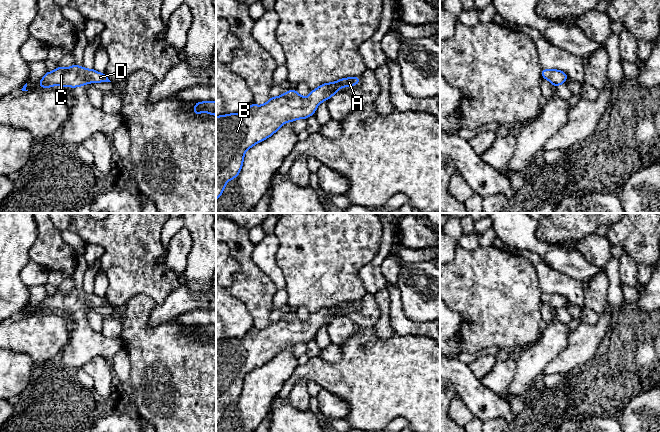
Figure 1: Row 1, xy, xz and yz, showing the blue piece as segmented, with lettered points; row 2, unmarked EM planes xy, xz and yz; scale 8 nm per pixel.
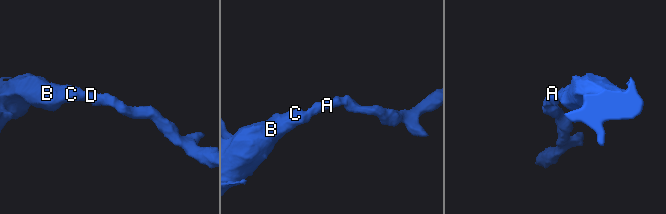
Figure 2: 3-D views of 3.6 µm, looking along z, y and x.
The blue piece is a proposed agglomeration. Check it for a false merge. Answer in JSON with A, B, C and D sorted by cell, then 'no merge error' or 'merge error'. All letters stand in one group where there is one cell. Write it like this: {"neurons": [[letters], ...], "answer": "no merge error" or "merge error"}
{"neurons": [["A", "B", "C", "D"]], "answer": "no merge error"}

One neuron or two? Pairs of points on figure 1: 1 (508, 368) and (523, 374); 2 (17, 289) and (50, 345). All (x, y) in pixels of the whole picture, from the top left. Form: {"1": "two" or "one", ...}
{"1": "two", "2": "two"}

